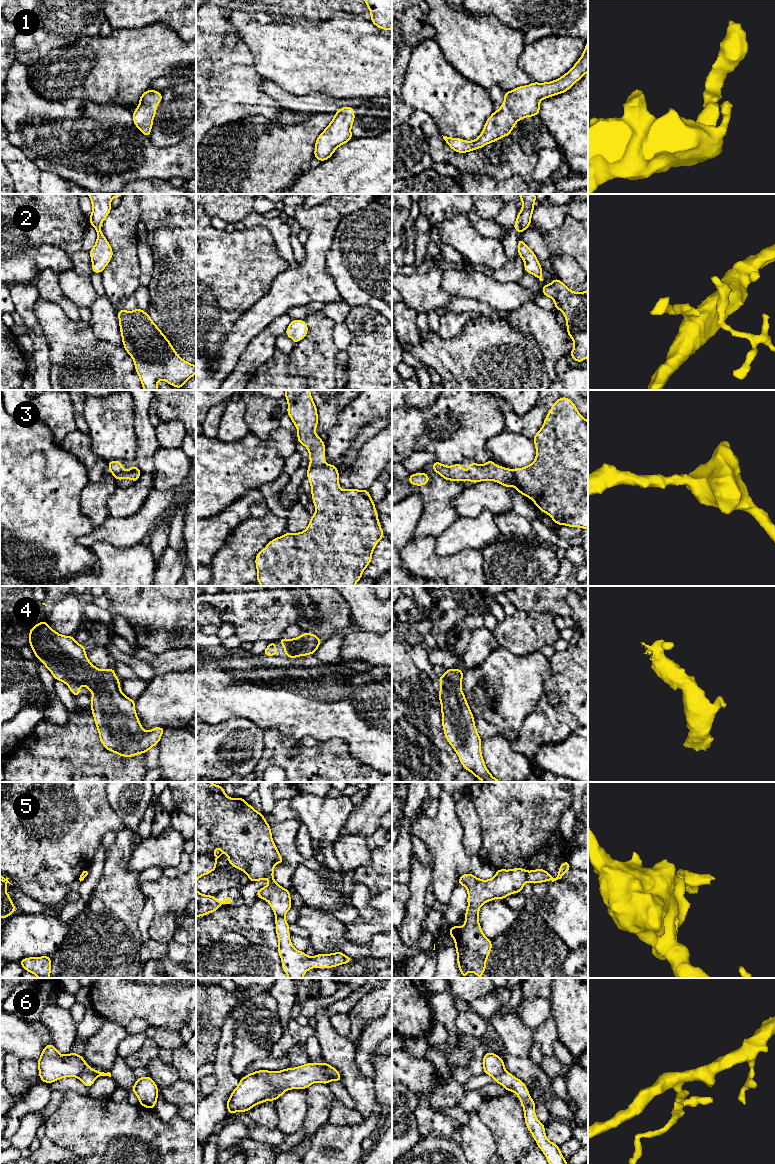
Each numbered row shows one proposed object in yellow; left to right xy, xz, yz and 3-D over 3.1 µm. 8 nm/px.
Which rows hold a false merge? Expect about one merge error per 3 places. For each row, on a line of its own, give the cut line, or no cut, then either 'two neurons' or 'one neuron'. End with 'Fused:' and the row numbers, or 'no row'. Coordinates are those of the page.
1: no cut; one neuron
2: no cut; one neuron
3: no cut; one neuron
4: no cut; one neuron
5: cut in yz along (526, 872), (528, 880); two neurons
6: cut in xz along (288, 1089), (278, 1088), (268, 1099); two neurons
Fused: 5, 6

